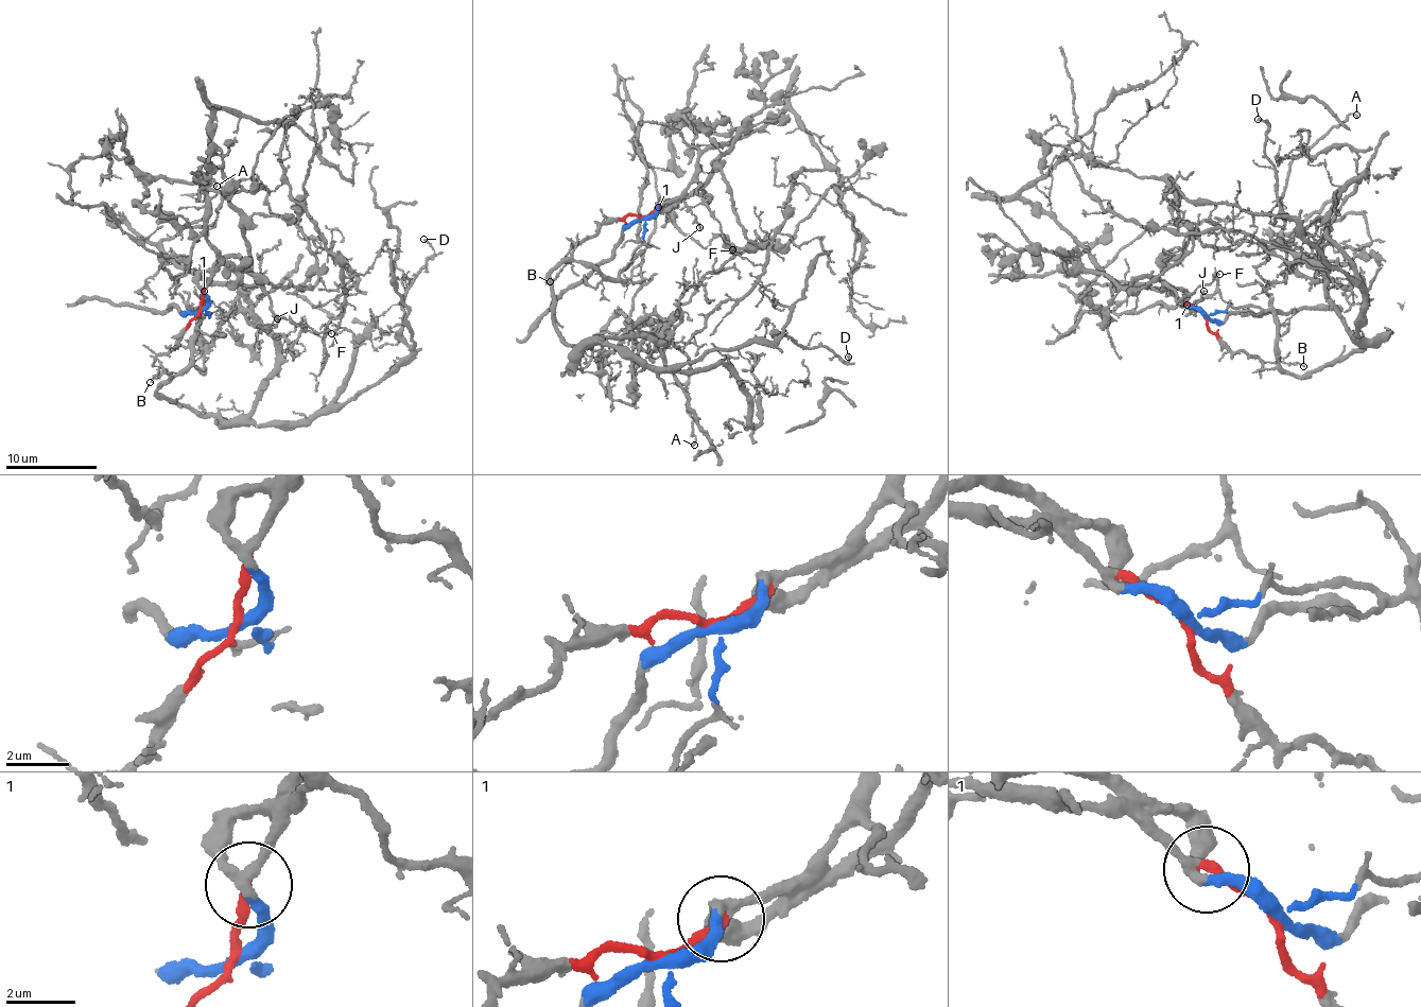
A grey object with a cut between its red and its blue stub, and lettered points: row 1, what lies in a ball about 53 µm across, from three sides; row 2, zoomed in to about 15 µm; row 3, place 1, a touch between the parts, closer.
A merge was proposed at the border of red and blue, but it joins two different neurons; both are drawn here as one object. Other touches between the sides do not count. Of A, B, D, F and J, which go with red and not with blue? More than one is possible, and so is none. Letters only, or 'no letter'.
B, F, J

